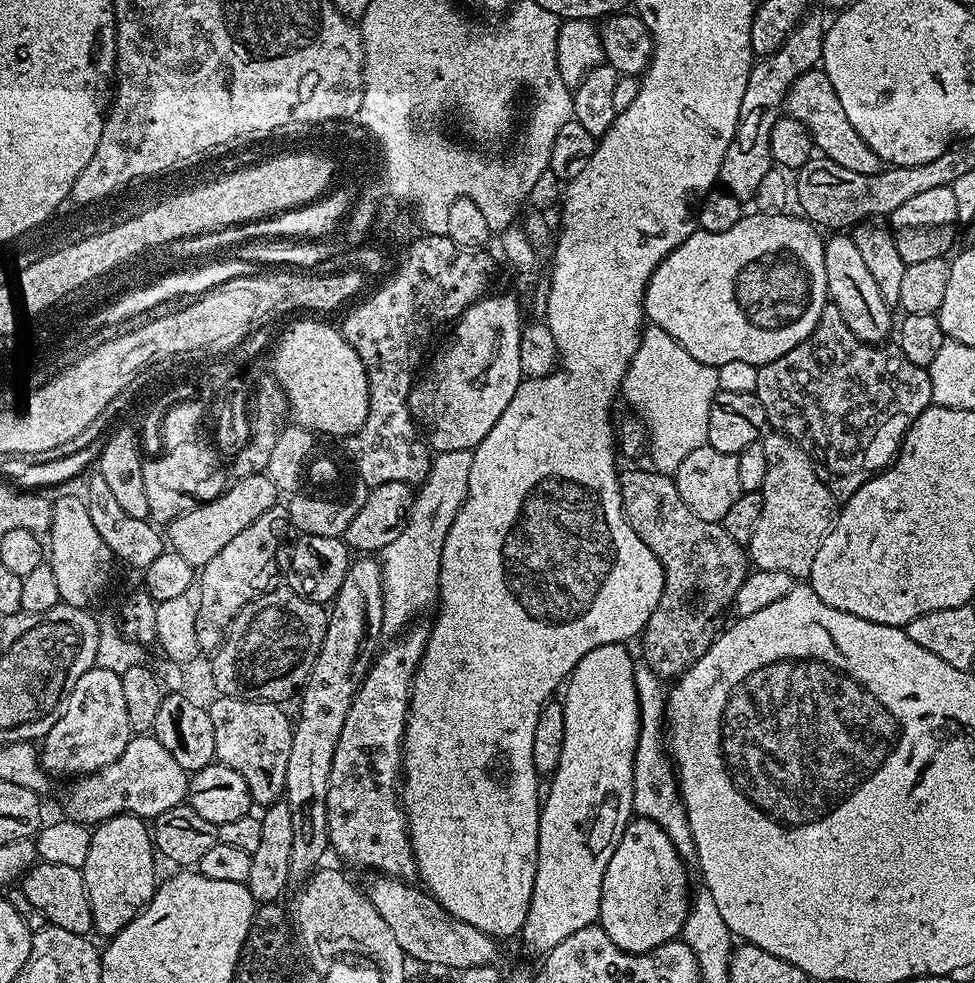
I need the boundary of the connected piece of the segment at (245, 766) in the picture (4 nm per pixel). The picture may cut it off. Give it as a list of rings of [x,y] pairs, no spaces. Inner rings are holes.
[[[217,695],[213,704],[207,705],[210,722],[214,722],[214,746],[216,760],[238,770],[250,786],[253,805],[267,806],[275,804],[283,797],[286,786],[286,765],[290,762],[290,742],[292,741],[293,721],[283,712],[279,703],[270,700],[243,700],[233,696]]]

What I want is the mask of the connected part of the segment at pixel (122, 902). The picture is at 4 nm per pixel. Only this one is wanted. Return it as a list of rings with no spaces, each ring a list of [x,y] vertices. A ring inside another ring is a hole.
[[[112,816],[92,828],[90,850],[82,871],[95,935],[117,936],[152,901],[158,887],[156,860],[149,825],[141,817]]]

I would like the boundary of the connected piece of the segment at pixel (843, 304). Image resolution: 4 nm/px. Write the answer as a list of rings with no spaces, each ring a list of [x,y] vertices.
[[[829,235],[824,241],[824,258],[828,298],[831,304],[838,306],[838,314],[842,314],[842,322],[846,322],[846,326],[850,326],[850,330],[854,330],[854,334],[862,342],[883,345],[887,341],[884,339],[887,336],[889,339],[894,332],[893,309],[882,298],[882,293],[878,290],[878,282],[874,282],[874,277],[866,267],[858,246],[854,246],[851,235]]]

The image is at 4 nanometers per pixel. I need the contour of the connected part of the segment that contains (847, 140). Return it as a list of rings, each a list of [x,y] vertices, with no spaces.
[[[822,70],[804,72],[793,82],[786,97],[786,112],[812,135],[813,145],[819,151],[821,148],[827,159],[838,162],[838,166],[858,174],[878,174],[882,170],[878,154],[874,154],[874,150],[862,142],[862,134],[850,126],[850,118],[846,118],[846,110],[842,110],[842,102],[838,102],[834,86],[830,86],[830,78]]]

